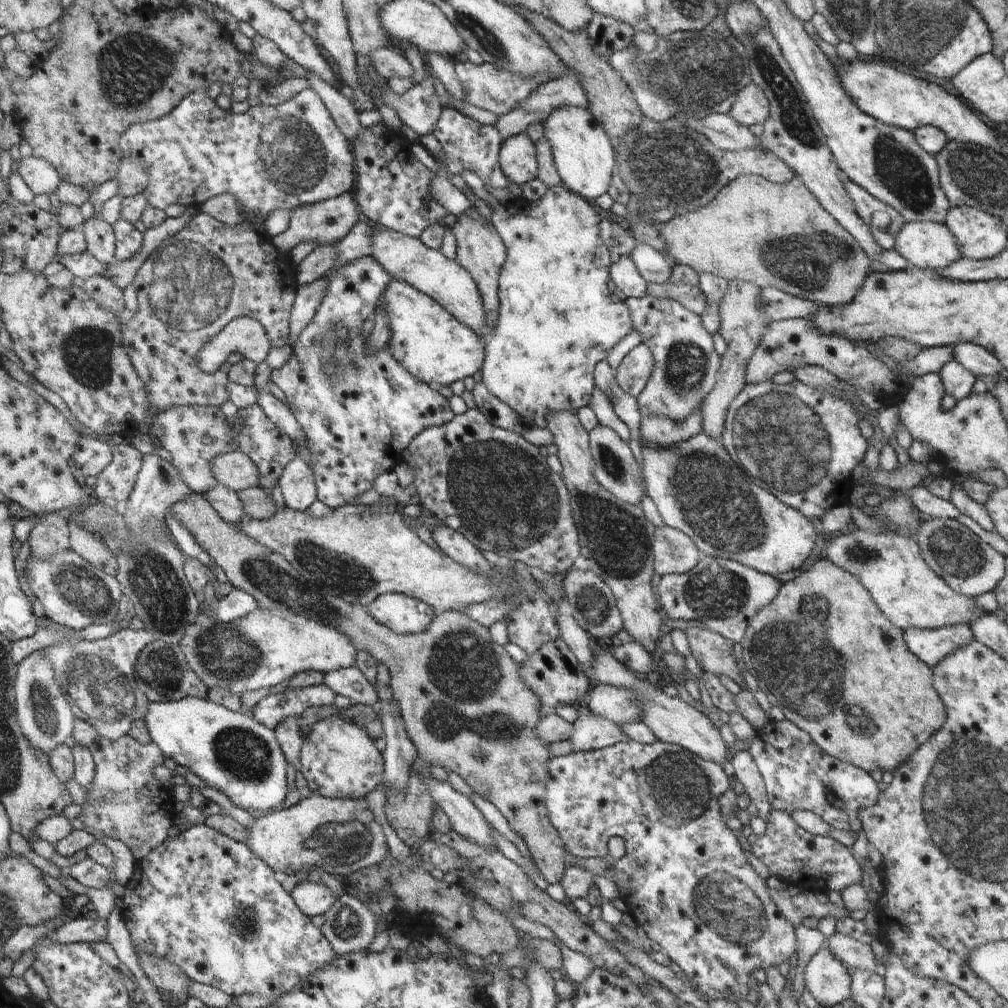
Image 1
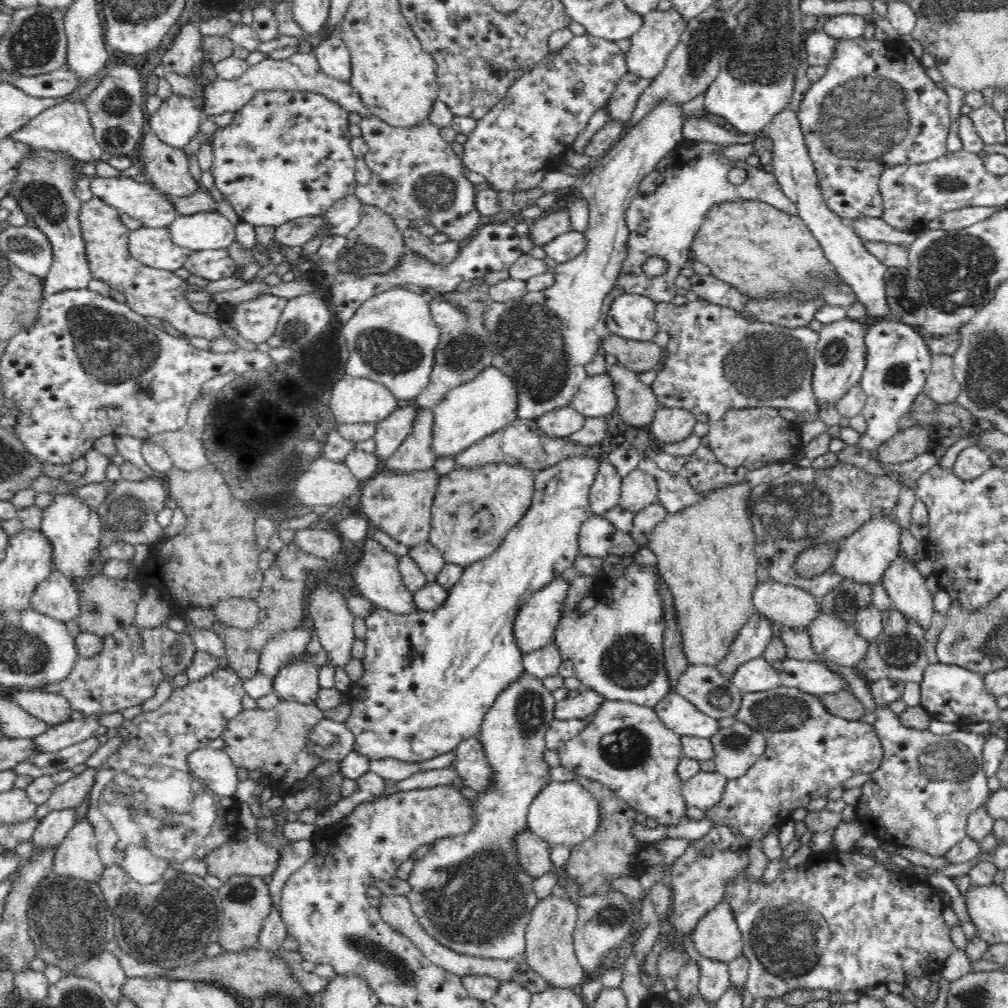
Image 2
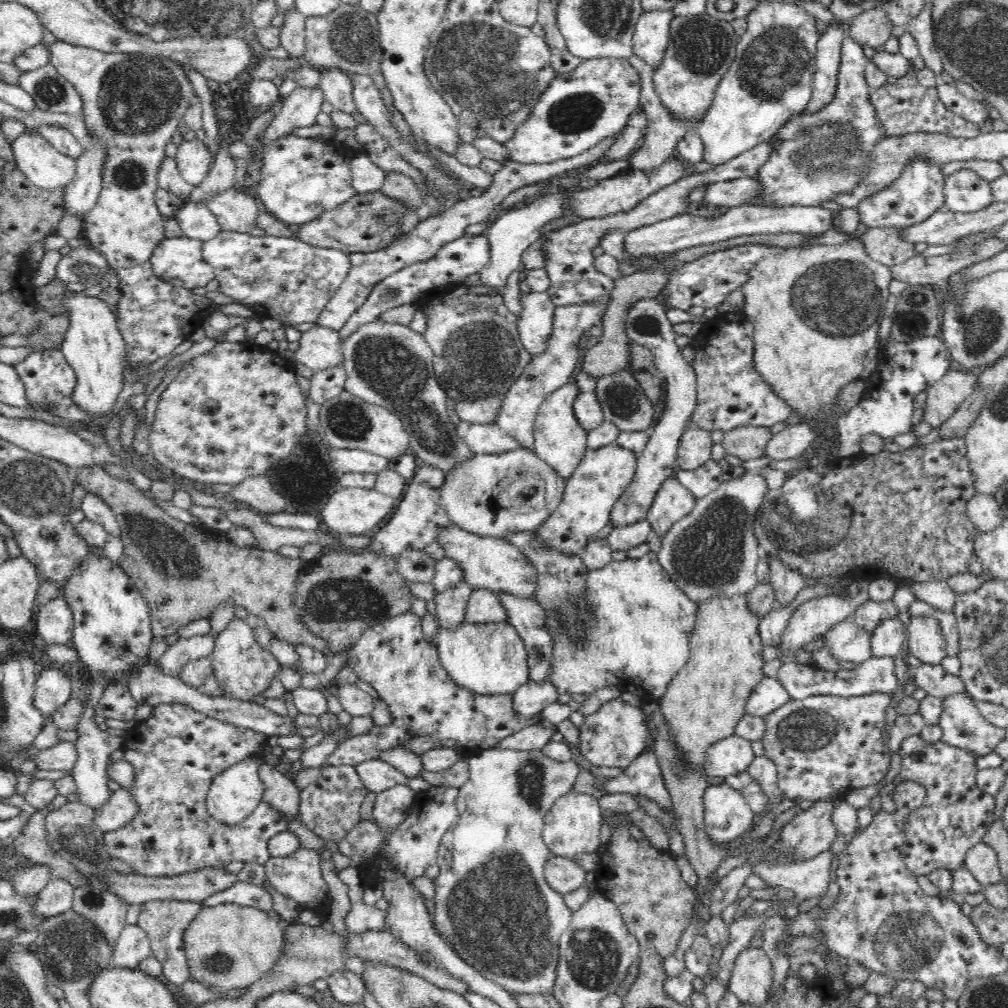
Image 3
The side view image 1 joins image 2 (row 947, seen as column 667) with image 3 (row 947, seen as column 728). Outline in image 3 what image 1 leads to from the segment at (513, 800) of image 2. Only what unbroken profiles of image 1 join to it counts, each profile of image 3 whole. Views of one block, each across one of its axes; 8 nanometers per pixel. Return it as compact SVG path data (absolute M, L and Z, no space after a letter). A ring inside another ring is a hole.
M490 748L476 751L468 755L468 765L470 765L470 778L459 789L459 796L456 800L458 811L458 822L450 827L442 837L442 842L436 852L436 862L439 866L439 875L434 878L436 883L436 894L434 894L432 922L437 930L452 941L454 949L474 967L476 971L492 982L498 983L508 992L515 994L549 994L553 992L554 982L556 982L556 966L559 960L559 943L562 935L568 931L572 918L572 911L564 903L564 895L556 892L545 879L544 864L551 857L551 852L544 842L542 831L545 817L548 815L550 807L554 802L574 790L574 782L578 773L578 765L574 759L568 762L558 762L547 758L541 750L502 750L500 748Z

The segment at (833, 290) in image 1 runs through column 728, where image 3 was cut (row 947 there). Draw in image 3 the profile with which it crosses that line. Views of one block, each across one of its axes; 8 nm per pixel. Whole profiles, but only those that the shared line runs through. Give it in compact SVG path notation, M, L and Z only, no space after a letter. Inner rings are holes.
M236 903L206 905L184 932L184 952L190 979L200 982L212 993L226 994L236 988L248 988L275 965L281 955L283 931L266 912Z

